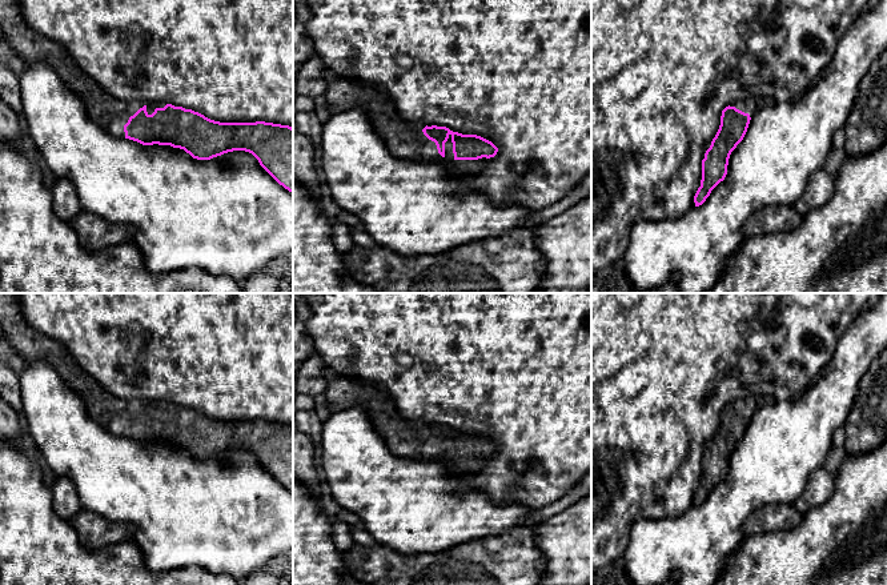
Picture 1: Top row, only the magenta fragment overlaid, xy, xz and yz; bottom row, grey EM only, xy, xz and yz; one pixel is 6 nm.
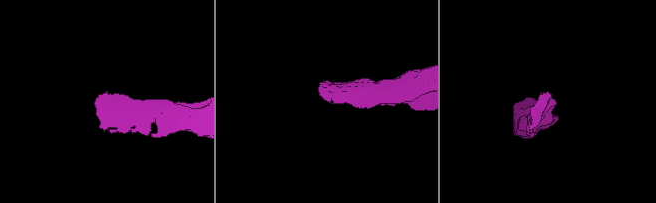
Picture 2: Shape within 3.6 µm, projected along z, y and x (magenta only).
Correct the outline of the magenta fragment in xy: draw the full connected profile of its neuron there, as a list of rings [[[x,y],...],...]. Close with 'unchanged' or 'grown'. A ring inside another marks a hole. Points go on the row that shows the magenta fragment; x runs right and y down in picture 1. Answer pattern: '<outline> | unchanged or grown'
[[[0,0],[0,32],[27,67],[44,64],[52,68],[65,87],[81,99],[88,117],[112,136],[143,145],[170,145],[184,149],[197,160],[210,160],[228,152],[245,151],[252,153],[280,185],[293,193],[292,127],[265,121],[220,123],[172,104],[116,99],[88,76],[61,44],[33,31],[23,17],[17,0]]] | grown

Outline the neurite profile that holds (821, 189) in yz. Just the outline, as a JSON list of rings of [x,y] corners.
[[[824,169],[811,176],[804,195],[792,203],[800,216],[815,208],[822,208],[834,196],[835,179]]]

